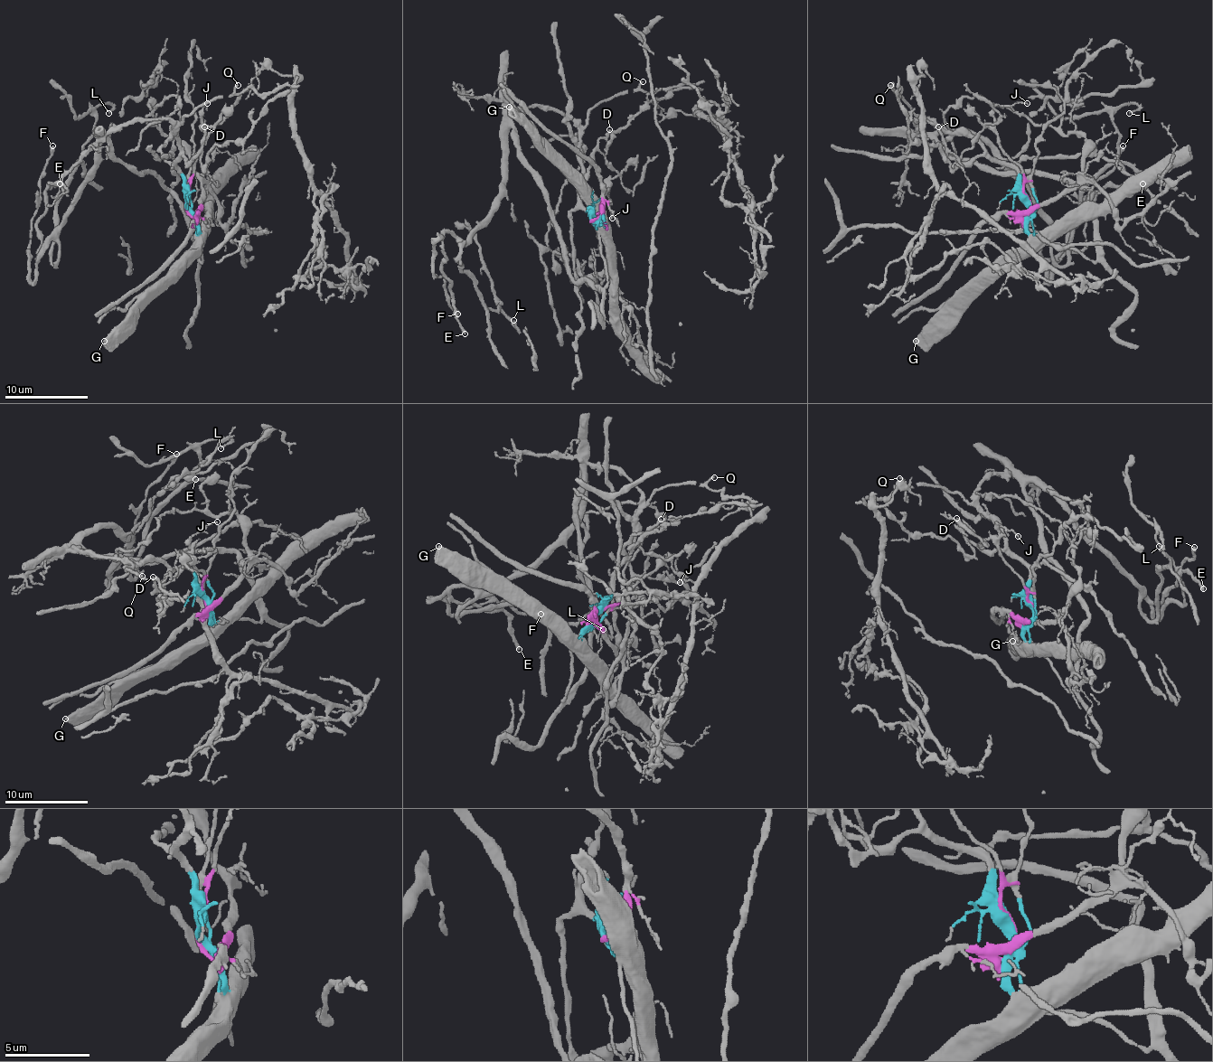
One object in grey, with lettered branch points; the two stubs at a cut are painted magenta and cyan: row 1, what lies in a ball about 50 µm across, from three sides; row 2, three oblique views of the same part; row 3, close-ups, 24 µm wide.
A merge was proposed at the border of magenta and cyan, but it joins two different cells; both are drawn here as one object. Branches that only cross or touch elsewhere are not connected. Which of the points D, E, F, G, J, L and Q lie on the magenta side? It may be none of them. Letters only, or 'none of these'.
J

